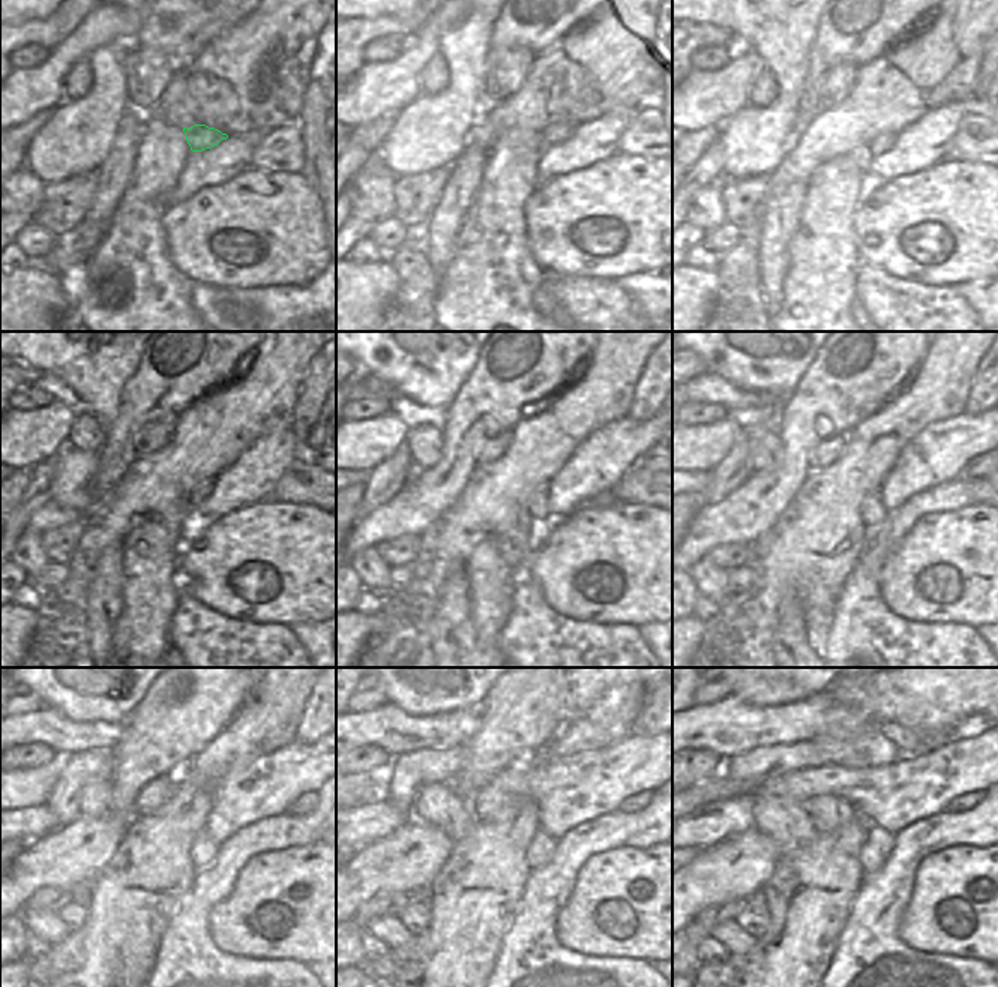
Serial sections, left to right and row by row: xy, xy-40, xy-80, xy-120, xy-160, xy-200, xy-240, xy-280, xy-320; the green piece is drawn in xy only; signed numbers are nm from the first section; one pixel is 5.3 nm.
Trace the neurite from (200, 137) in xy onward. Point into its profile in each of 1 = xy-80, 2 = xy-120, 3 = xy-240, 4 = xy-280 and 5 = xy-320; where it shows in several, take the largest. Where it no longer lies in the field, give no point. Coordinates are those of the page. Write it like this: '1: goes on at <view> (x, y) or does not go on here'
1: goes on at xy-80 (881, 144)
2: goes on at xy-120 (197, 498)
3: goes on at xy-240 (203, 849)
4: goes on at xy-280 (542, 846)
5: goes on at xy-320 (878, 842)

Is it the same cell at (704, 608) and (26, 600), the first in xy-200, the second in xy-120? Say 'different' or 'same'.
same

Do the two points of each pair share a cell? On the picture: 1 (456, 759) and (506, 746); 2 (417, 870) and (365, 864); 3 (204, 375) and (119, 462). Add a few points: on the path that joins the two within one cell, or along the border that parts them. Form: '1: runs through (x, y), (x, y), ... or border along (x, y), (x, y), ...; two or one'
1: border along (462, 746), (464, 765), (447, 782); two
2: runs through (404, 866), (378, 866); one
3: runs through (176, 378), (122, 434); one

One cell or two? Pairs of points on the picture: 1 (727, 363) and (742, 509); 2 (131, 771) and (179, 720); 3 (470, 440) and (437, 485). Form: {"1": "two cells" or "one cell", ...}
{"1": "two cells", "2": "one cell", "3": "one cell"}

